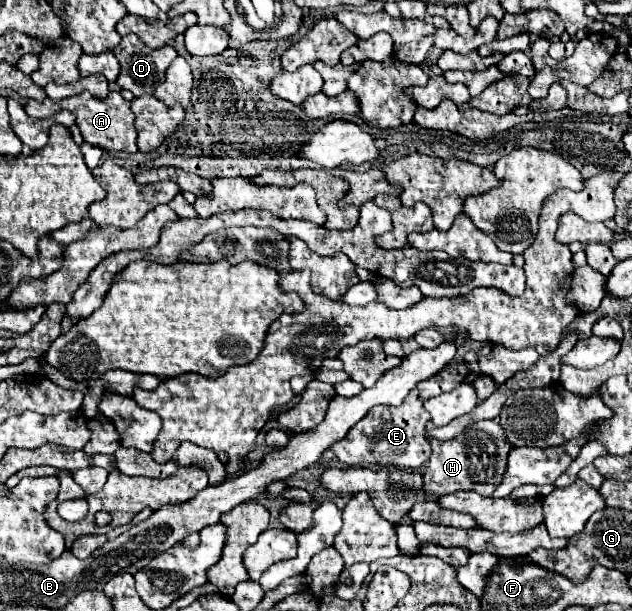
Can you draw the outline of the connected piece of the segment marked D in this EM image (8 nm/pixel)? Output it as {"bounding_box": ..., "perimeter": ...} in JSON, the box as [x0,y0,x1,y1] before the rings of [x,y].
{"bounding_box":[113,34,177,96],"perimeter":[[[135,34],[123,36],[119,46],[113,48],[113,54],[121,64],[117,84],[123,90],[129,90],[133,96],[153,94],[155,86],[163,82],[165,70],[177,56],[175,48],[163,46],[153,50],[145,46]]]}

